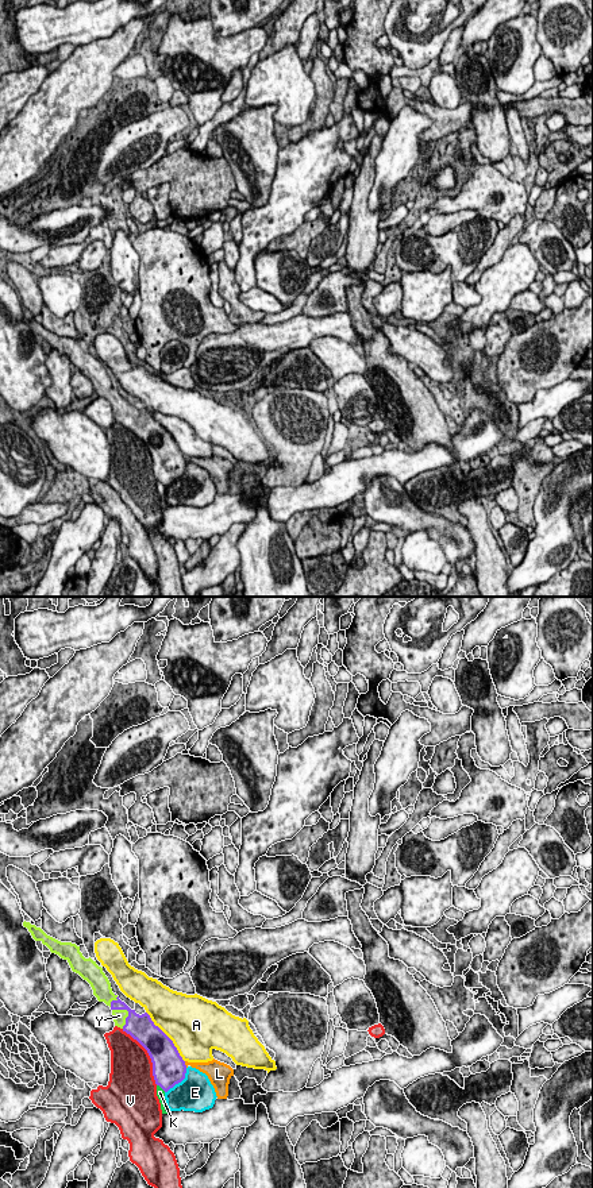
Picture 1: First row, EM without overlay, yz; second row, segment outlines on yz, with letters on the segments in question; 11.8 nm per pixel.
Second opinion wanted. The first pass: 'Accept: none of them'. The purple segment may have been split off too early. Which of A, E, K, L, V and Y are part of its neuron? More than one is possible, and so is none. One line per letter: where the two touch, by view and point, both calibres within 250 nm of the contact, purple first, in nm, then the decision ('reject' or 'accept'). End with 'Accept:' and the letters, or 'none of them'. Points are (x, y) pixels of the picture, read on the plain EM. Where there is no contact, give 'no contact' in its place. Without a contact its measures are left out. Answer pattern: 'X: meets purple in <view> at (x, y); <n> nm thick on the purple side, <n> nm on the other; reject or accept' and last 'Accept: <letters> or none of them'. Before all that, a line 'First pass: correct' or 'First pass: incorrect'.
First pass: incorrect
A: meets purple in yz at (168, 432); 340 nm thick on the purple side, 500 nm on the other; reject
E: meets purple in yz at (178, 477); 400 nm thick on the purple side, 440 nm on the other; reject
K: meets purple in yz at (161, 482); 400 nm thick on the purple side, 100 nm on the other; reject
L: meets purple in yz at (184, 459); 400 nm thick on the purple side, 130 nm on the other; reject
V: meets purple in yz at (149, 450); 360 nm thick on the purple side, 480 nm on the other; reject
Y: meets purple in yz at (129, 408); 320 nm thick on the purple side, 160 nm on the other; accept
Accept: Y

